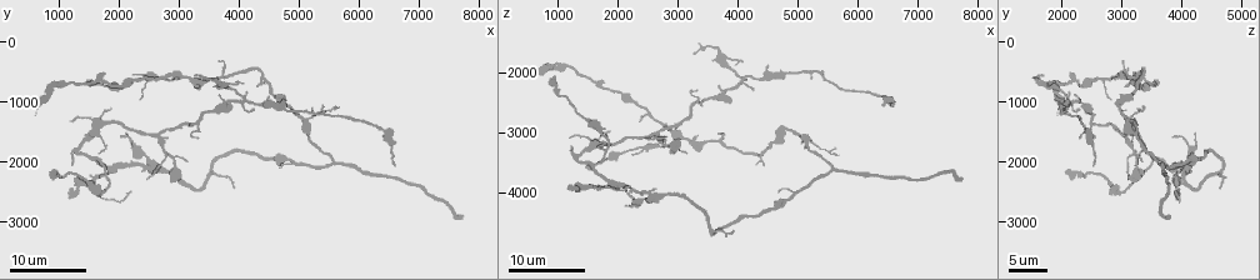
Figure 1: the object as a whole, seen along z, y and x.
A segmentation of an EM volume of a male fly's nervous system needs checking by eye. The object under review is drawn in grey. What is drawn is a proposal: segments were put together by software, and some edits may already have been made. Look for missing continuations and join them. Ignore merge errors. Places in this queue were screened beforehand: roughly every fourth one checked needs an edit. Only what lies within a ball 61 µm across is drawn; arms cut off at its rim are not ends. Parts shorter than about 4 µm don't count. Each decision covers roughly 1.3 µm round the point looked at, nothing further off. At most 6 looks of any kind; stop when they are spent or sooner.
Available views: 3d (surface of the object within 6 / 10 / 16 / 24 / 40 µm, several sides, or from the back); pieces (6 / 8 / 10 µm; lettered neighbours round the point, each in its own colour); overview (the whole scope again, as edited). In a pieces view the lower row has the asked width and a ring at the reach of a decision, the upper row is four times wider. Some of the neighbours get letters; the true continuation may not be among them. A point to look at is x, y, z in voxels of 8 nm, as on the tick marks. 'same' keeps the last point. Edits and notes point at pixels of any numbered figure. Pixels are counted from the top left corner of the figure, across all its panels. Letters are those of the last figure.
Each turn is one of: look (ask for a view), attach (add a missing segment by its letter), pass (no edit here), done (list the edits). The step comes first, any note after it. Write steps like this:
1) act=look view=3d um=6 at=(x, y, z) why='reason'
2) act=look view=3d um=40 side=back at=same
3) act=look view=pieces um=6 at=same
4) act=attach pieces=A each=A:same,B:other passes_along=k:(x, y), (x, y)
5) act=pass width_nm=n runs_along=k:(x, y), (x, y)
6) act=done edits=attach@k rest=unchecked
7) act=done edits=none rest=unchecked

act=look view=3d um=16 at=(2200, 2450, 3900) why='branch stops here'

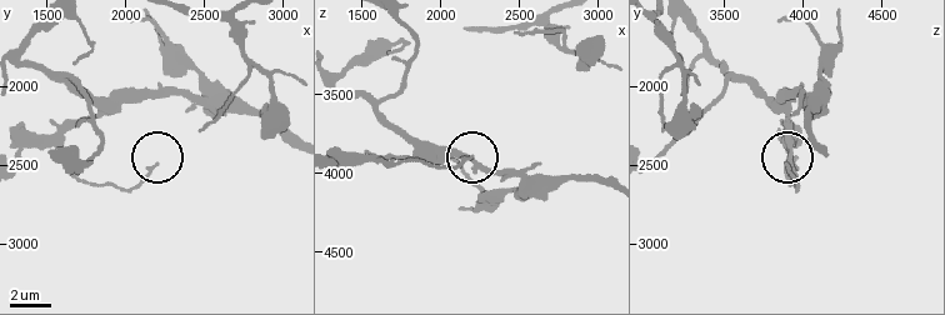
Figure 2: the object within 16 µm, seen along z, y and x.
act=look view=pieces um=10 at=(2180, 2520, 3900)

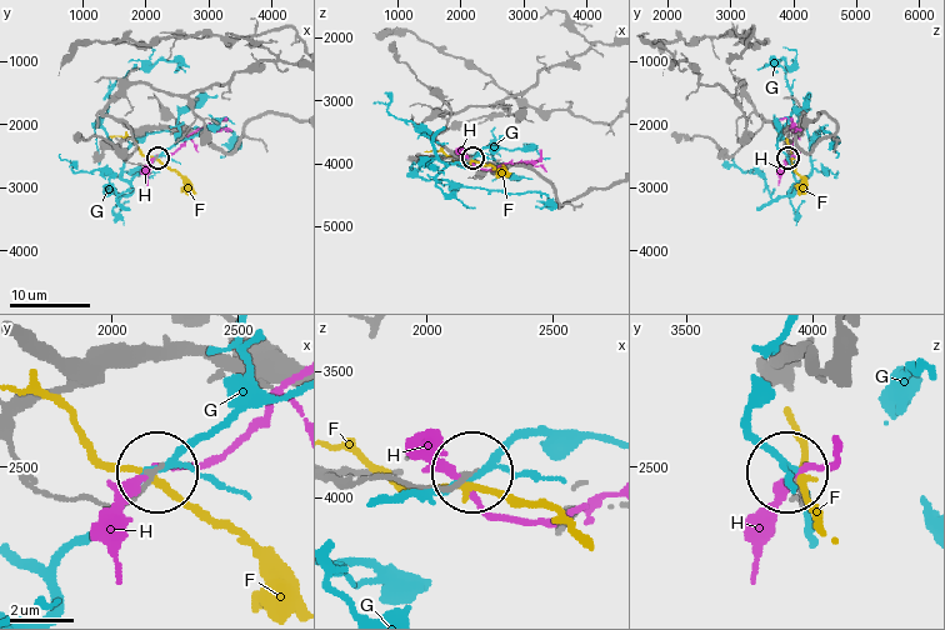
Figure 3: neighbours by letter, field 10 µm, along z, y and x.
act=pass each=F:other,G:other,H:other runs_along=3:(336, 476), (416, 484), (470, 479) found='none of them fits'

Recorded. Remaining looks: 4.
act=look view=3d um=24 at=(1250, 2050, 3250) why='free end'

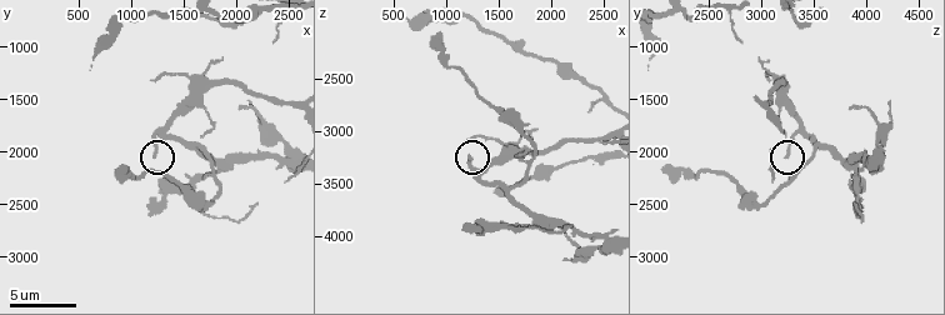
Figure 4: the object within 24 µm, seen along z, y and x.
act=look view=pieces um=10 at=(1220, 2040, 3260)

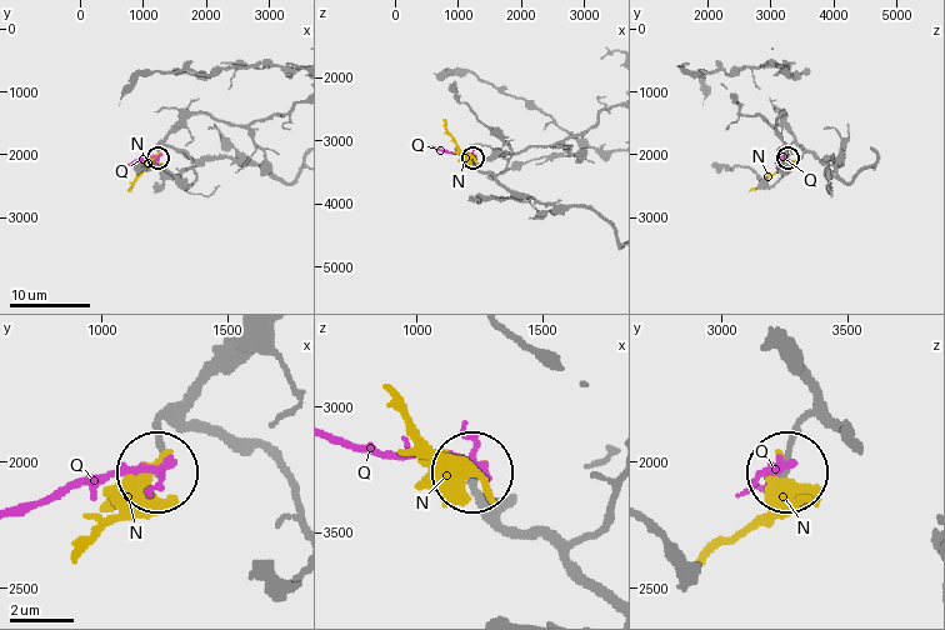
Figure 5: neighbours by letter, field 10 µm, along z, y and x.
act=pass each=N:other,Q:other runs_along=5:(855, 441), (808, 419), (785, 470) found='none of them fits'

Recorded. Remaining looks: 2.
act=look view=3d um=10 at=(1220, 2580, 3940) why='free end'

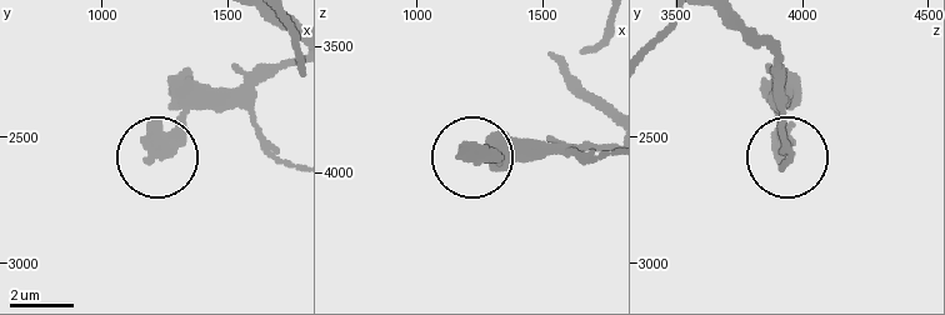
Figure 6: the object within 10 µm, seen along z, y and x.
act=look view=pieces um=8 at=(1190, 2590, 3920)

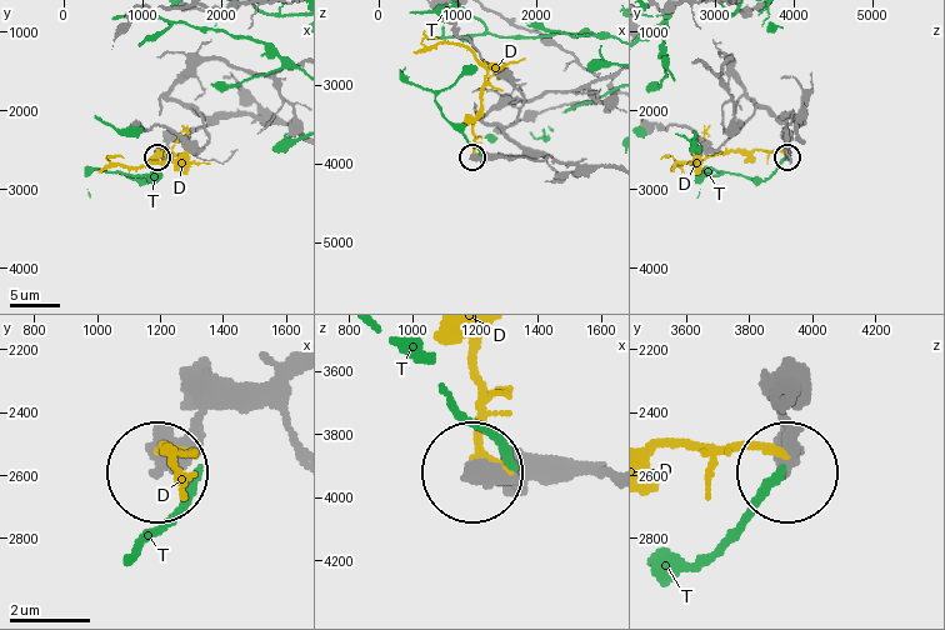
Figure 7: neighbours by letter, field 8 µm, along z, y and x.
act=pass width_nm=460 each=D:other,T:other runs_along=7:(289, 360), (228, 390), (161, 468) found='none of them fits'

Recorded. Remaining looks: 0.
act=done edits=none rest=unchecked

